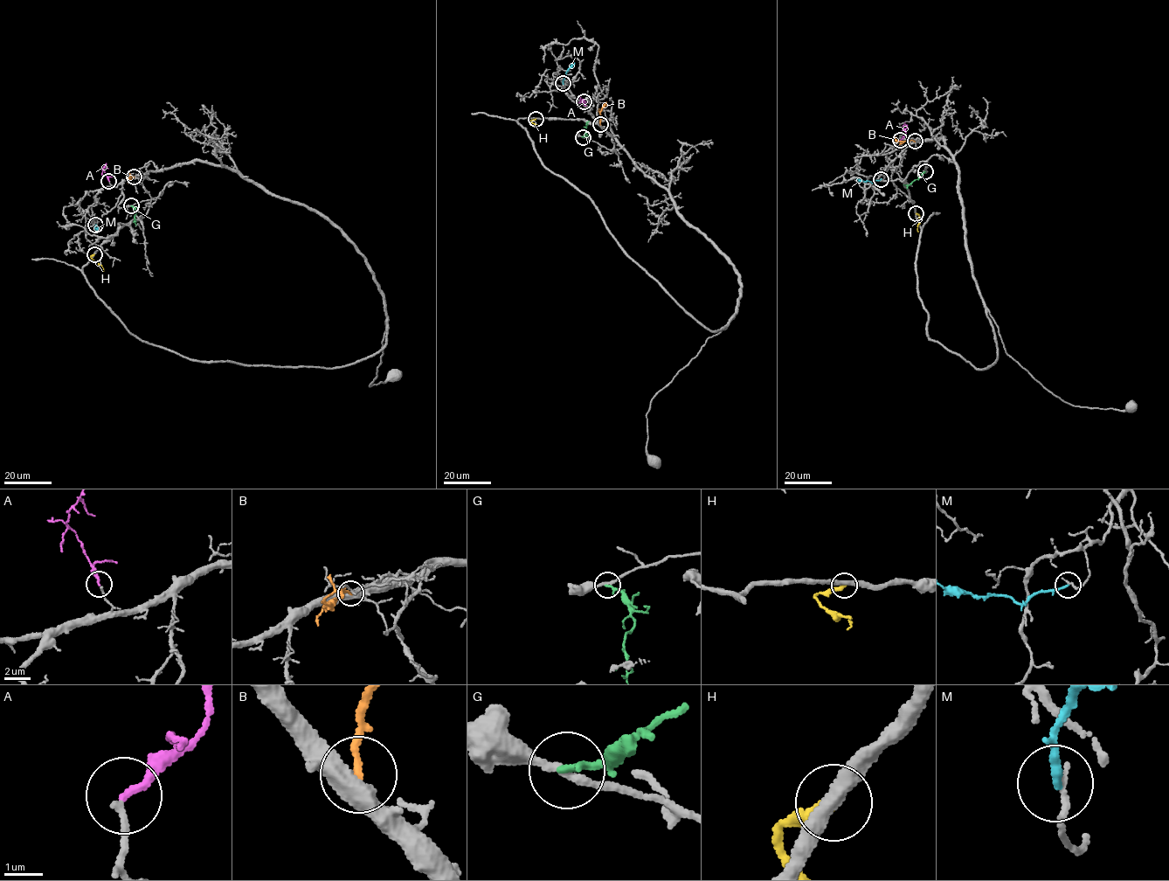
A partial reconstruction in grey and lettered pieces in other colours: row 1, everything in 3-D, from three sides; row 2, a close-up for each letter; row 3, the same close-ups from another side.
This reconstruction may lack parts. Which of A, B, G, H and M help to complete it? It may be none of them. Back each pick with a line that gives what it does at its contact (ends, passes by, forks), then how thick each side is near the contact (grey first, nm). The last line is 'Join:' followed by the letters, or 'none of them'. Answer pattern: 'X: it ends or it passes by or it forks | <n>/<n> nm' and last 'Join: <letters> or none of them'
A: it ends | 170/200 nm
Join: A

